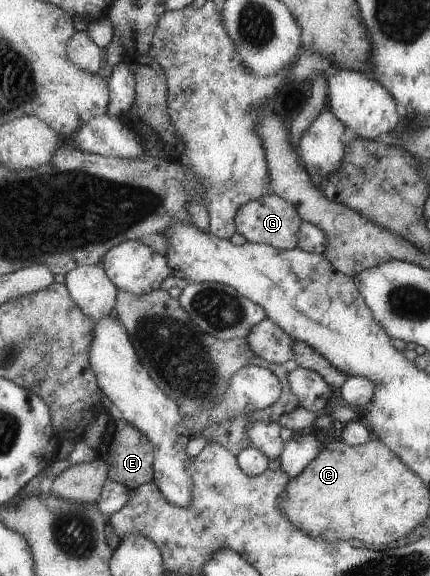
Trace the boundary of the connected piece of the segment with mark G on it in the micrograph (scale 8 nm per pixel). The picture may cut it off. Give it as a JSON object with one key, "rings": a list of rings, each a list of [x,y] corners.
{"rings":[[[270,192],[243,205],[237,212],[235,223],[237,226],[235,233],[243,236],[246,242],[268,245],[278,250],[290,250],[296,248],[297,235],[302,220],[299,219],[297,208],[293,204]]]}

